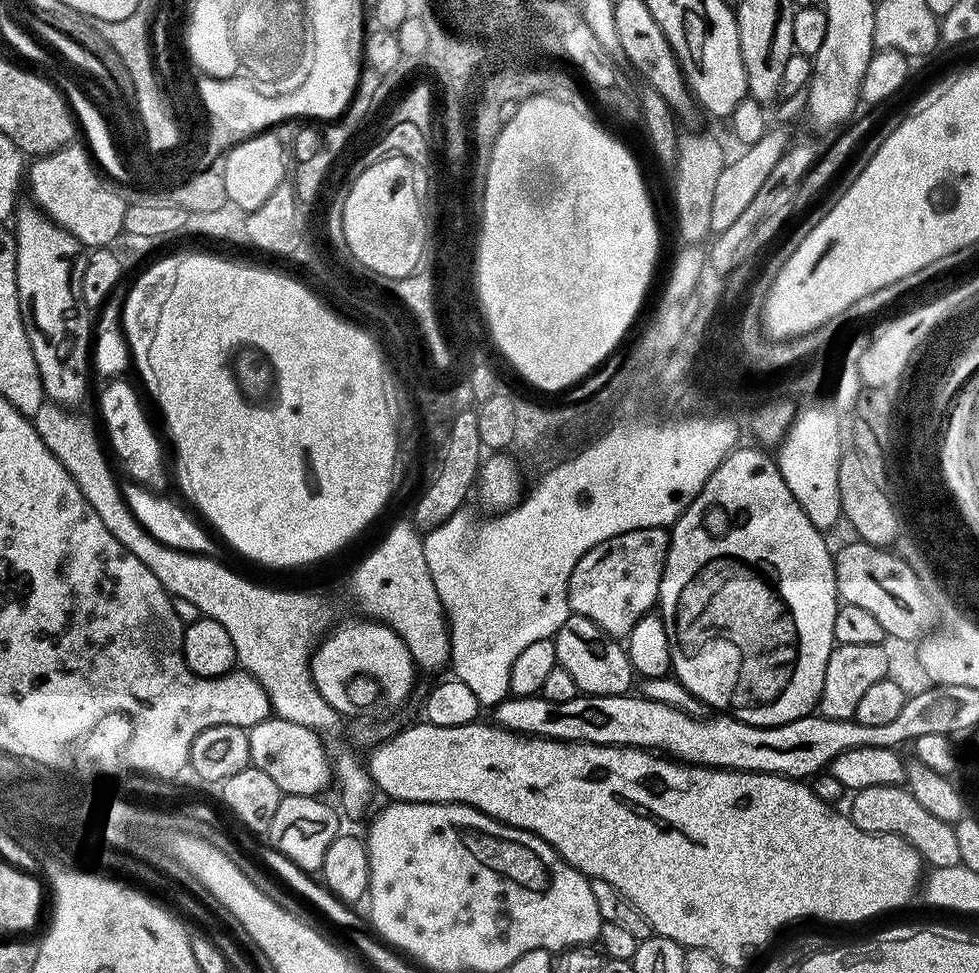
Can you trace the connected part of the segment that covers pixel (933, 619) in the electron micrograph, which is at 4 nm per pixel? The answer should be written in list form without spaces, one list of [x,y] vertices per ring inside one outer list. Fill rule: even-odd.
[[[861,540],[853,541],[840,550],[838,548],[834,554],[837,597],[845,604],[864,607],[869,611],[881,623],[889,639],[894,638],[912,644],[920,640],[931,628],[937,627],[940,622],[938,608],[911,564],[879,545]]]

